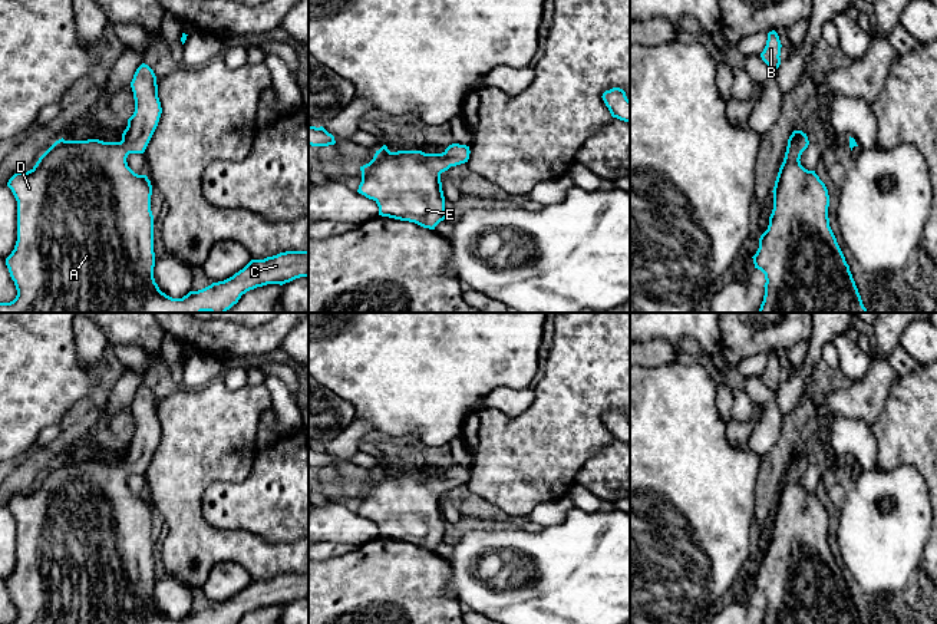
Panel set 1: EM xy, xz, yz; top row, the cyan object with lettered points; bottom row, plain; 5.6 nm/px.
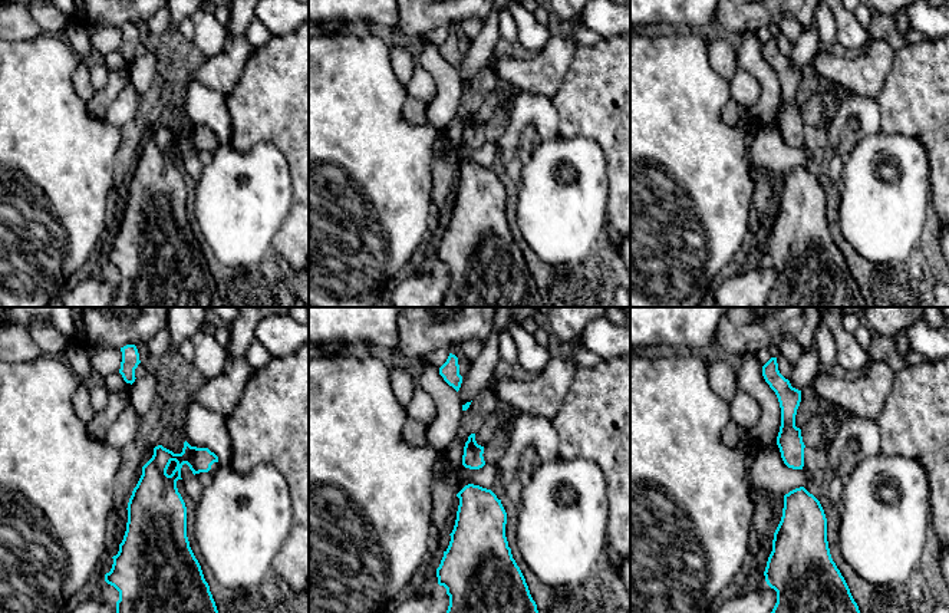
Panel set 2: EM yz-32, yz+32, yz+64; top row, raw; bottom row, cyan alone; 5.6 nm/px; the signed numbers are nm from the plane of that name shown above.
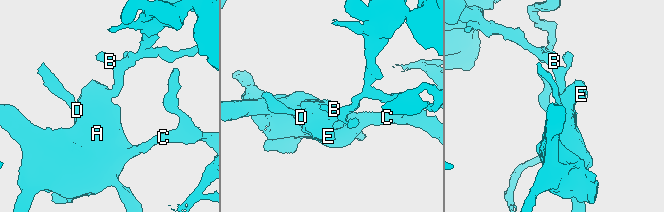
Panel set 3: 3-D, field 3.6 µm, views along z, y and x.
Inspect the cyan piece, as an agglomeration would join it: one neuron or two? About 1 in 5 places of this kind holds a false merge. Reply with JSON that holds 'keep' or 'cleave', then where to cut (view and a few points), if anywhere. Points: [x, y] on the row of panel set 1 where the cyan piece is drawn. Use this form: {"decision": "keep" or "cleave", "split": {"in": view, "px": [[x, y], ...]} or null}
{"decision": "keep", "split": null}

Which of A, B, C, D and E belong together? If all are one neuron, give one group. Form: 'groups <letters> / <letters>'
groups A B C D E

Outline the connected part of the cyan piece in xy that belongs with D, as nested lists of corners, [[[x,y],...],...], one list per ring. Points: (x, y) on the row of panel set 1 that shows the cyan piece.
[[[142,63],[131,82],[135,99],[135,112],[128,119],[128,126],[122,133],[121,142],[103,142],[99,139],[88,141],[56,141],[27,172],[16,172],[7,182],[17,201],[17,241],[11,254],[6,258],[10,277],[14,281],[17,296],[10,303],[0,303],[0,313],[225,313],[238,303],[243,294],[257,287],[267,284],[286,284],[300,277],[309,277],[309,250],[307,251],[286,251],[264,260],[251,260],[243,270],[232,277],[212,283],[211,285],[189,291],[182,298],[172,298],[162,293],[154,278],[155,252],[154,252],[154,215],[151,211],[152,185],[146,175],[135,174],[126,162],[129,153],[143,153],[161,118],[162,108],[158,98],[158,85],[154,70]]]

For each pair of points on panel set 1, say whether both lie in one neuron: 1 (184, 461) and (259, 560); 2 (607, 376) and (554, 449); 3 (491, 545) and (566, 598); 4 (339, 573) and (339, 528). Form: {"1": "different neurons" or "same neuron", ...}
{"1": "same neuron", "2": "same neuron", "3": "same neuron", "4": "different neurons"}

